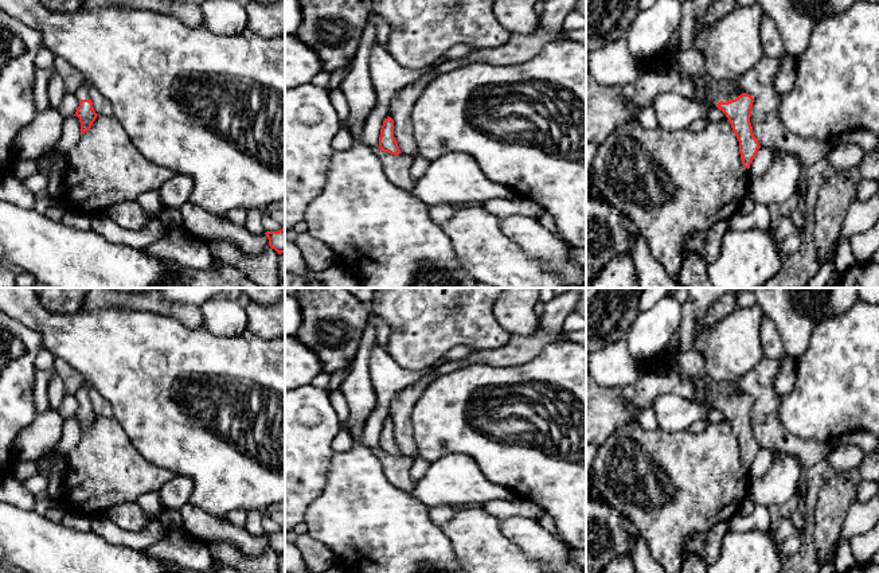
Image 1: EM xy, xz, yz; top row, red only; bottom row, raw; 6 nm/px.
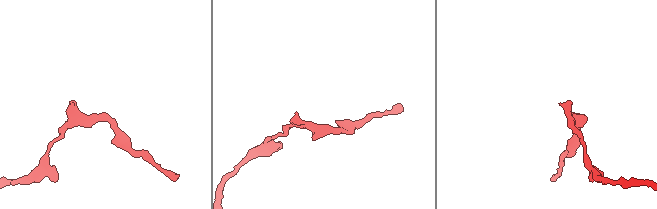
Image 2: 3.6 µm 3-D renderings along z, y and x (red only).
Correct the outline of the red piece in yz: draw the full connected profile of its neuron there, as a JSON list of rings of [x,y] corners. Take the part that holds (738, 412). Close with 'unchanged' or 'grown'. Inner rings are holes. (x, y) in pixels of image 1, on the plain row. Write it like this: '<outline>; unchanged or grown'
[[[704,374],[704,381],[712,406],[720,410],[731,425],[739,443],[742,465],[749,471],[761,449],[750,424],[754,399],[750,395],[738,393],[735,385],[730,382],[716,382],[707,374]]]; grown

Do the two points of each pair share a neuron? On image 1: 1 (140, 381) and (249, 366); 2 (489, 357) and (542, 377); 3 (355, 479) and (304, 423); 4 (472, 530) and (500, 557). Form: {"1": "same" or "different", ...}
{"1": "same", "2": "different", "3": "different", "4": "same"}

